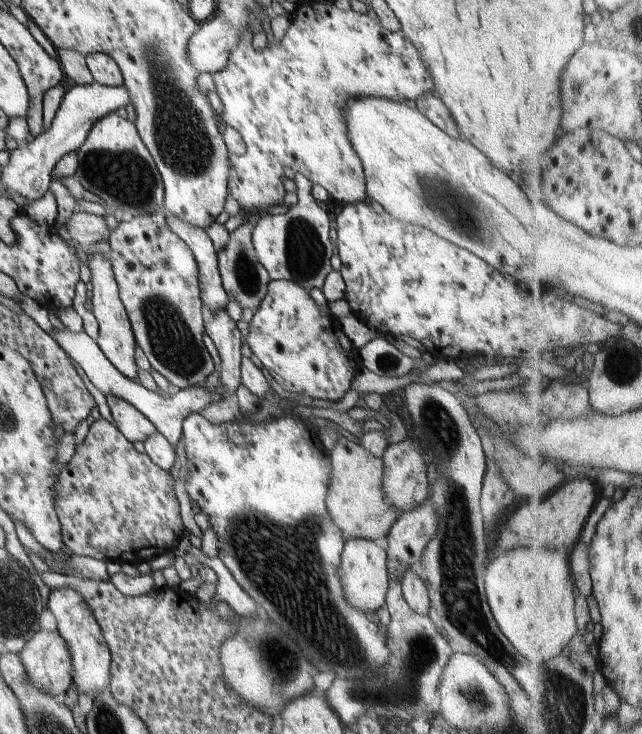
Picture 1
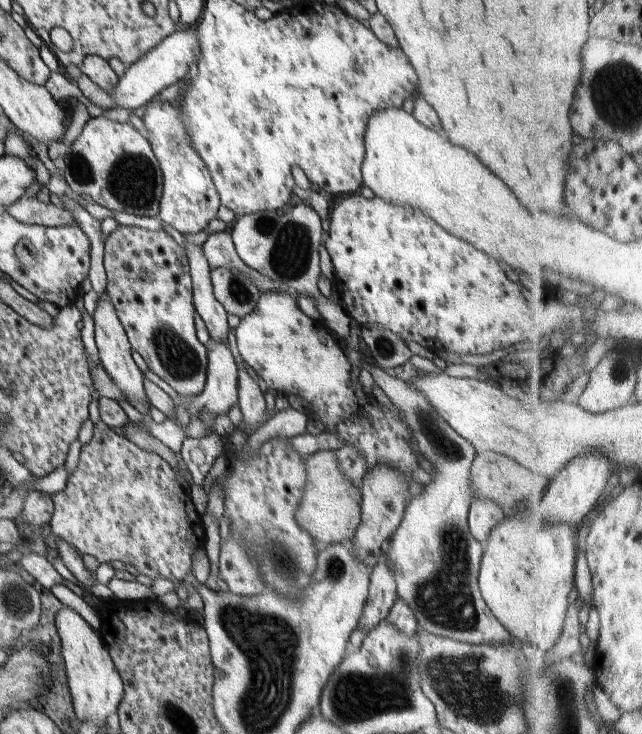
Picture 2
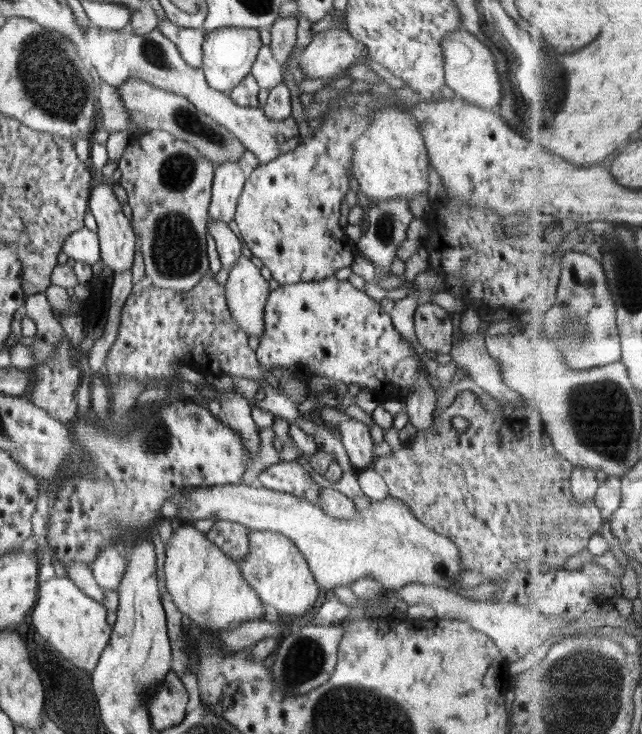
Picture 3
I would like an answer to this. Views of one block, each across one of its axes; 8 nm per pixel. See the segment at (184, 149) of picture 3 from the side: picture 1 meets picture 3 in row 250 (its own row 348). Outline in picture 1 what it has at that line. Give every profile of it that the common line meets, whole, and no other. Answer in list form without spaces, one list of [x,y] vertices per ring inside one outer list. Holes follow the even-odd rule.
[[[142,214],[120,224],[111,232],[105,249],[119,286],[119,293],[131,322],[138,346],[150,361],[151,368],[168,380],[174,390],[204,385],[214,372],[202,334],[202,299],[199,289],[199,268],[193,250],[168,226],[158,226],[150,215]]]

